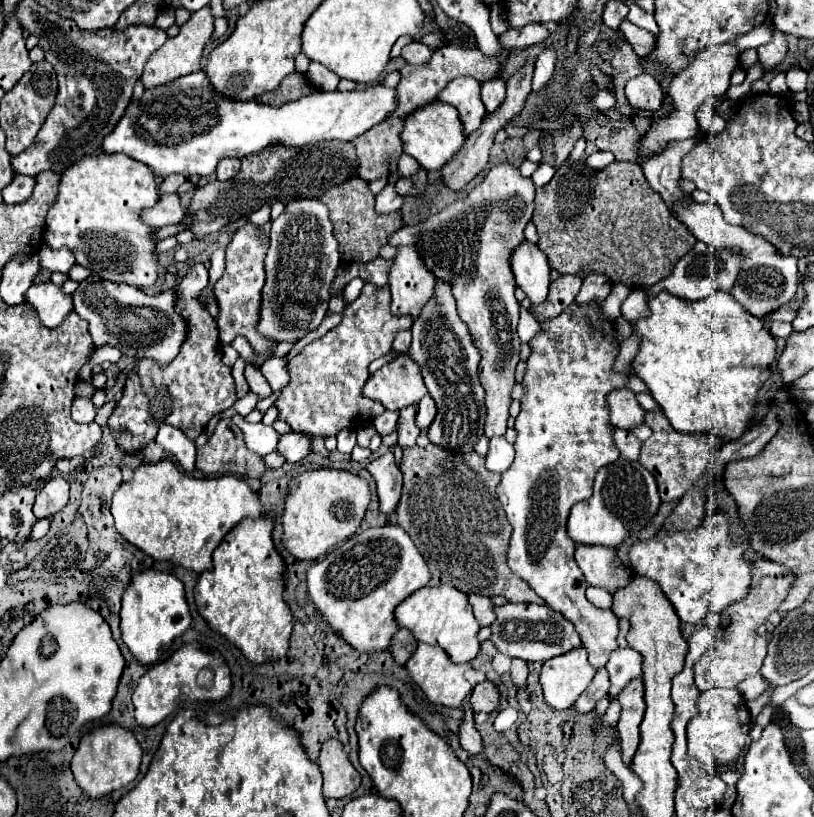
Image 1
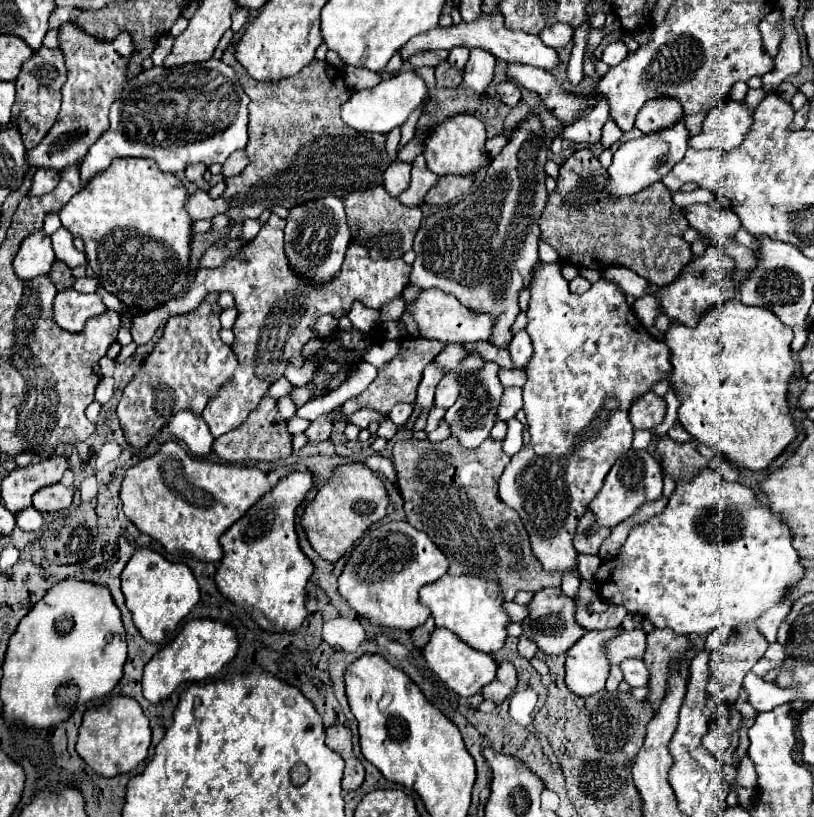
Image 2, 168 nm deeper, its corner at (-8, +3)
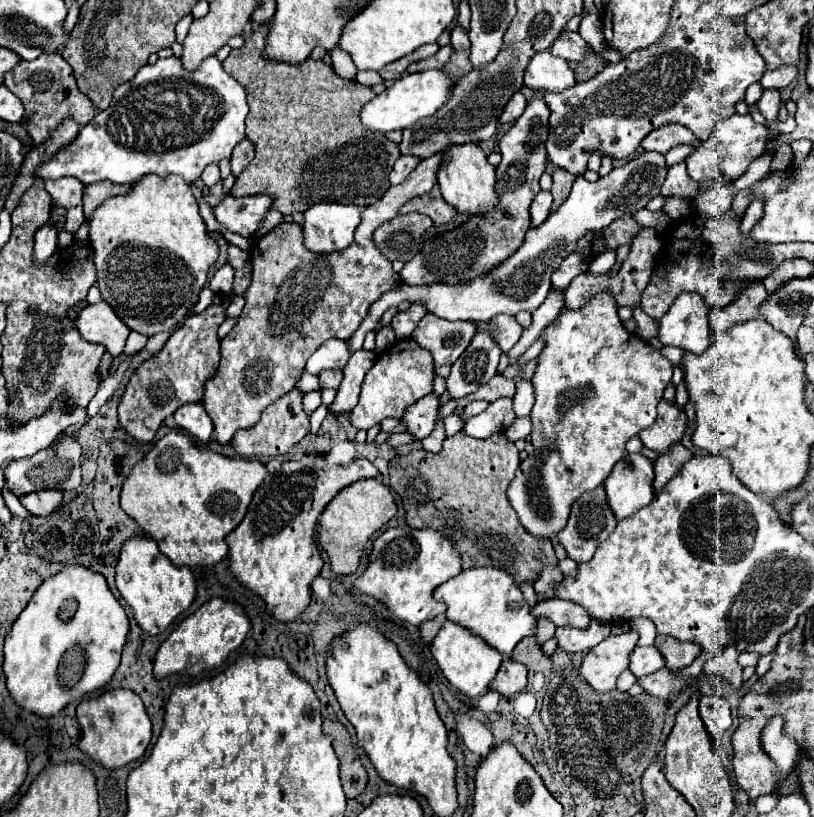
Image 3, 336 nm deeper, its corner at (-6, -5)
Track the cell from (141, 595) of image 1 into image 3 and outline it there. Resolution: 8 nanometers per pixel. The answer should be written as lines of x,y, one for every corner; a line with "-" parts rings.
146,535
124,541
116,565
116,587
124,601
132,607
142,631
148,631
150,635
164,631
184,609
190,607
196,595
192,571
188,567
174,567
170,559
160,553
158,543

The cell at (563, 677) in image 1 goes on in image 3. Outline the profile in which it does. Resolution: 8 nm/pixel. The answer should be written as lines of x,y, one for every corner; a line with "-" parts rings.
636,631
606,637
584,657
580,677
596,691
612,691
616,687
618,675
628,669
630,653
634,651
636,643

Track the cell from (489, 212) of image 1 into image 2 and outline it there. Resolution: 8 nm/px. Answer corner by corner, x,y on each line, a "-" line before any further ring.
532,117
514,131
508,139
506,147
496,155
486,171
486,177
478,187
466,195
460,203
446,207
426,219
426,223
418,229
414,237
414,251
416,261
412,265
410,283
420,285
420,289
442,289
444,293
454,295
464,307
472,309
474,313
492,315
492,345
498,349
508,349
512,343
512,325
516,315
520,313
518,307
518,293
528,285
528,273
538,261
538,241
540,241
540,227
538,219
544,211
548,191
544,187
544,163
548,159
548,135
544,133
542,121

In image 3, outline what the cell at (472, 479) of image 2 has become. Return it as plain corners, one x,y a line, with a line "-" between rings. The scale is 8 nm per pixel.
498,431
498,433
494,433
494,435
488,437
488,439
470,439
466,433
456,433
454,437
448,437
448,439
444,441
444,449
442,449
440,453
428,453
428,451
420,449
420,451
410,451
406,457
404,457
404,455
394,457
394,459
390,461
390,487
402,497
402,505
404,505
404,509
406,509
406,521
408,521
410,527
416,527
416,529
432,527
432,529
438,529
438,531
442,531
446,537
452,539
452,543
456,545
456,549
458,549
460,555
462,555
462,569
472,569
472,567
482,567
482,565
502,567
502,569
506,569
506,571
516,579
516,585
522,585
524,581
536,581
538,575
540,575
540,571
542,571
542,567
544,567
544,565
556,565
558,559
556,559
556,555
554,555
552,543
550,543
550,541
542,541
542,537
530,535
530,533
522,527
522,523
518,521
518,515
514,513
512,505
508,503
506,489
508,489
510,481
514,479
514,473
516,473
518,465
520,465
518,449
514,447
512,441
506,439
504,431

